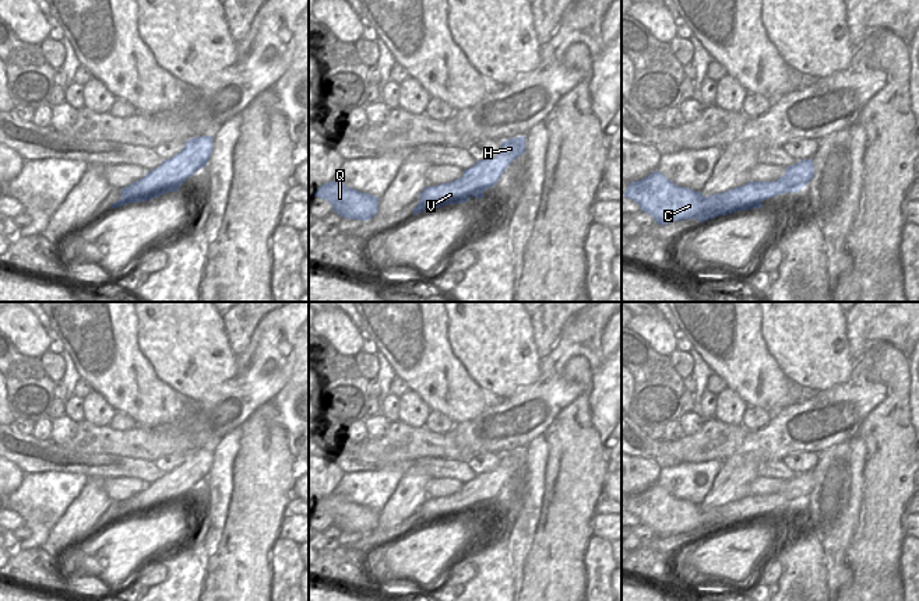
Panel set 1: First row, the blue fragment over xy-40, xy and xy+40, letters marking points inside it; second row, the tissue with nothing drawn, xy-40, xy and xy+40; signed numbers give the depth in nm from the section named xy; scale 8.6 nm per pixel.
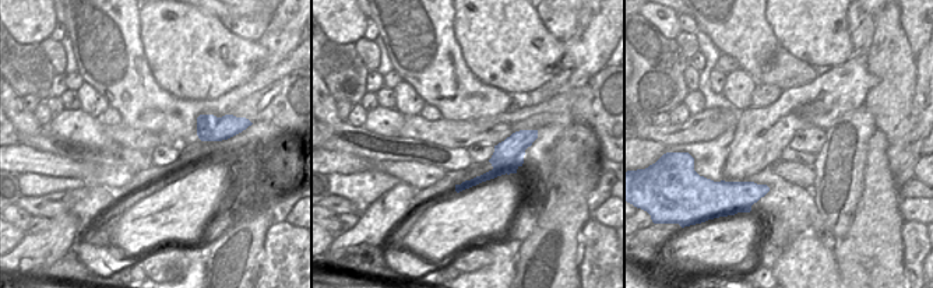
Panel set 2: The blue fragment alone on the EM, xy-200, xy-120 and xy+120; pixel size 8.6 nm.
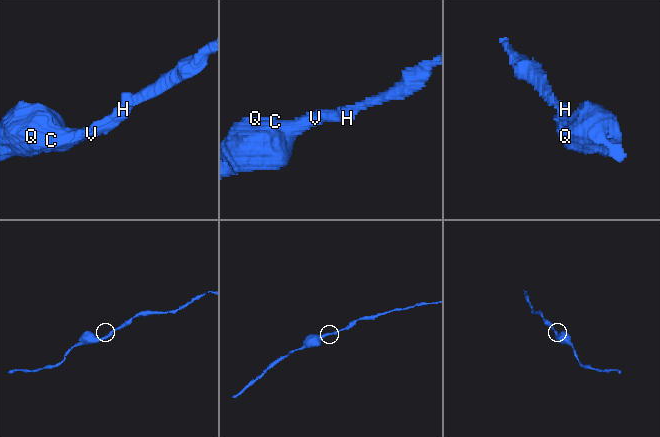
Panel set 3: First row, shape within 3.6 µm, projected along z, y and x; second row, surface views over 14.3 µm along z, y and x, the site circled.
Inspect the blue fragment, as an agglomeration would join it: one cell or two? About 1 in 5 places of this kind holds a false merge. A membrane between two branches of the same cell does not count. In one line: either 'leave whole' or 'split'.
leave whole

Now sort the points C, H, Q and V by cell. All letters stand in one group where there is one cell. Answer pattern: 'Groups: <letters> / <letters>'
Groups: C H Q V.

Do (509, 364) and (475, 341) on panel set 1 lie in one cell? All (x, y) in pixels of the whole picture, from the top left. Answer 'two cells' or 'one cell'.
one cell

